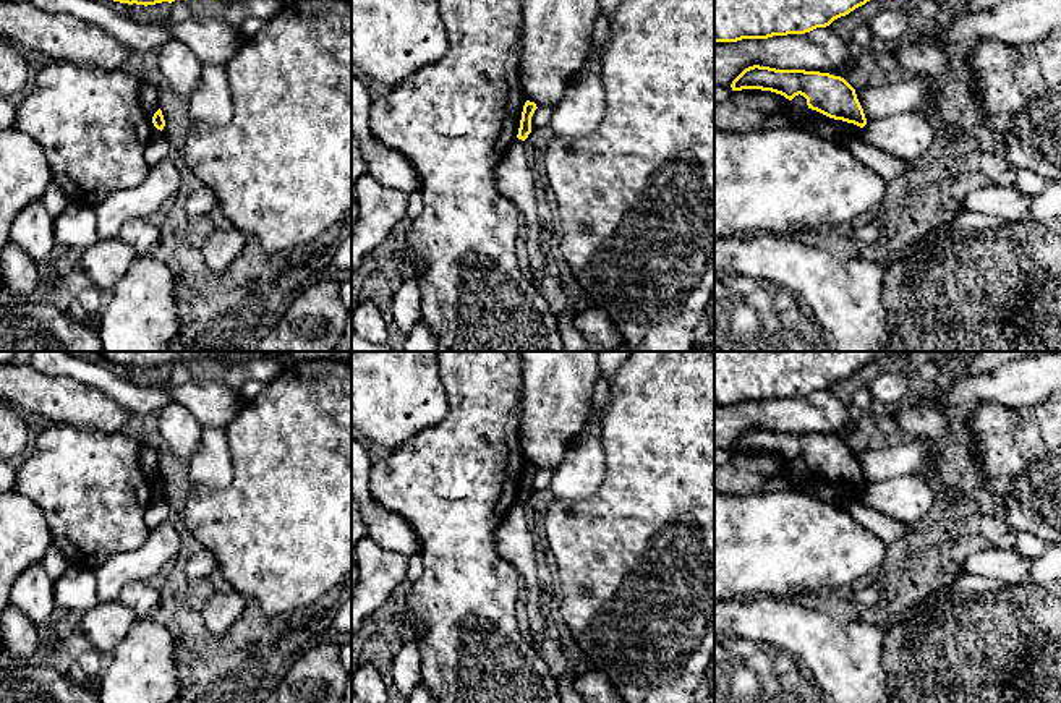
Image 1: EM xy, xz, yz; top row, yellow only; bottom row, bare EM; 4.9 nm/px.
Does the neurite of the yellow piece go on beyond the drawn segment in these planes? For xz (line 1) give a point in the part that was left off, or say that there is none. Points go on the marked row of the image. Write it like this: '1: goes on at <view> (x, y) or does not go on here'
1: does not go on here

